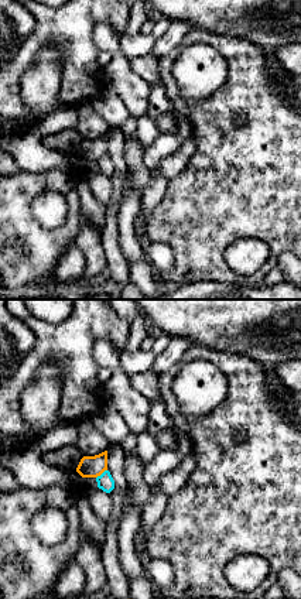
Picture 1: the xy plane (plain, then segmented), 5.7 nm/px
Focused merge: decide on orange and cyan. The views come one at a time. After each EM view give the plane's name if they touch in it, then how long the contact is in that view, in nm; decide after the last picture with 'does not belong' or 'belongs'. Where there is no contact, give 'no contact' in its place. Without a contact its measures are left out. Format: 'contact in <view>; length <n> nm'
contact in xy; length 80 nm

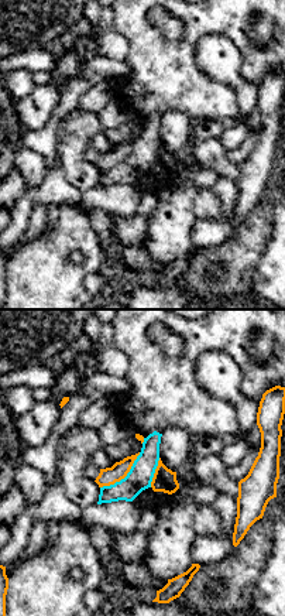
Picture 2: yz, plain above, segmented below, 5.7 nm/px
contact in yz; length 300 nm

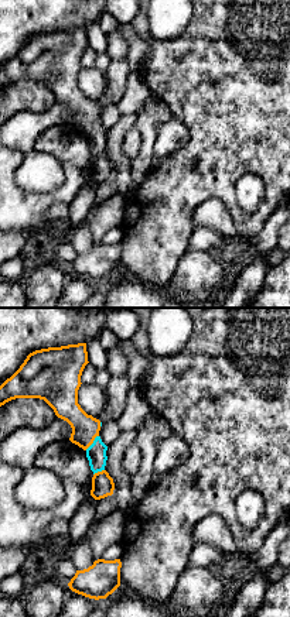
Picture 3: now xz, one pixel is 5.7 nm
contact in xz; length 120 nm

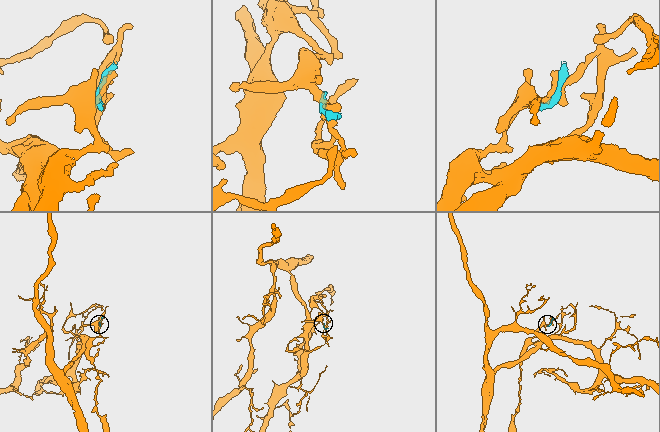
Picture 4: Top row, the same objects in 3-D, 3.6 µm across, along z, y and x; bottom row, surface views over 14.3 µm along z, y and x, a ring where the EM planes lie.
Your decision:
does not belong

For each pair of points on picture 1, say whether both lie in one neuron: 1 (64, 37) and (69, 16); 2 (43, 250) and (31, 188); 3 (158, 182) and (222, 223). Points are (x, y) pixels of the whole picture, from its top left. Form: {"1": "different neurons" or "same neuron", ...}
{"1": "same neuron", "2": "same neuron", "3": "different neurons"}

